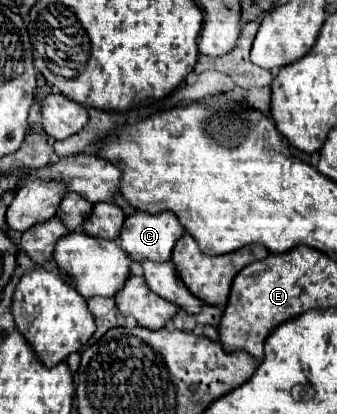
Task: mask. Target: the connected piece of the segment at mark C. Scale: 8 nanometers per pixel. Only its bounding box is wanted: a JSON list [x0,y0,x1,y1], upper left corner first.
[119,210,185,262]

